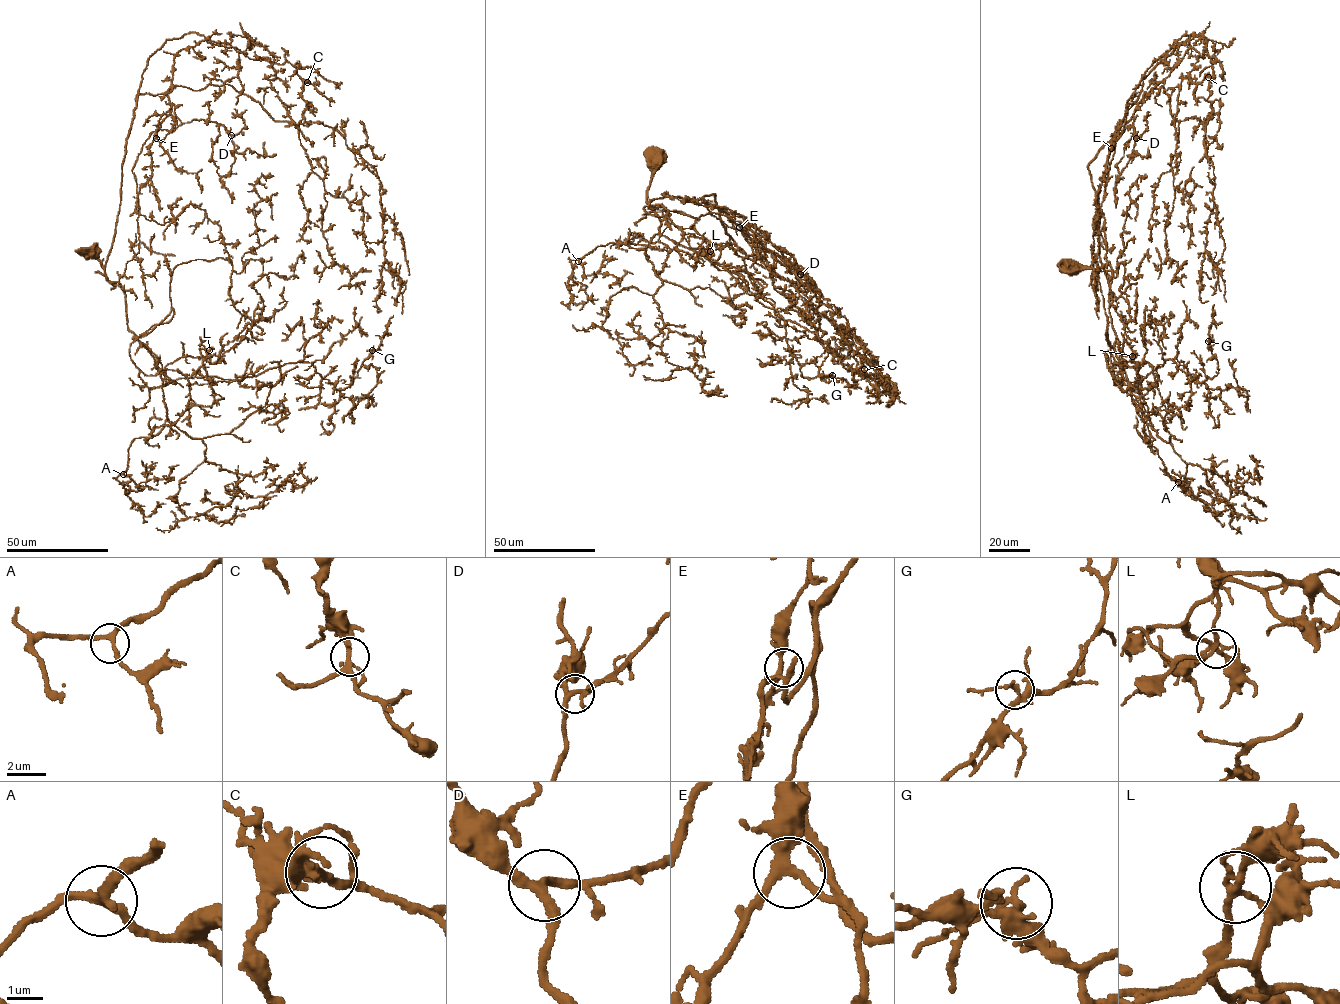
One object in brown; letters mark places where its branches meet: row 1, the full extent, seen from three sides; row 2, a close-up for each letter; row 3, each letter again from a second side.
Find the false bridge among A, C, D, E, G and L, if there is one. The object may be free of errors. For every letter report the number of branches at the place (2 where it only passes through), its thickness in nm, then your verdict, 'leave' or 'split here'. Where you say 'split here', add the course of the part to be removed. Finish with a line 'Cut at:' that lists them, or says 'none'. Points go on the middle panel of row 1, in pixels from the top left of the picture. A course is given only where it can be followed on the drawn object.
A: 3 branches meet; 240 nm thick; leave
C: 3 branches meet; 200 nm thick; leave
D: 3 branches meet; 240 nm thick; leave
E: 3 branches meet; 240 nm thick; leave
G: 3 branches meet; 200 nm thick; leave
L: 3 branches meet; 200 nm thick; split here; foreign part runs (710, 251), (708, 241), (693, 228), (667, 223), (654, 243), (641, 239), (636, 244), (617, 242), (610, 248)
Cut at: L

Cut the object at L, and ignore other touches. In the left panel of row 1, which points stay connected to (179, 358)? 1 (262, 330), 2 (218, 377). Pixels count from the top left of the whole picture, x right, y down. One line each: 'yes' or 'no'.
1: yes
2: no

